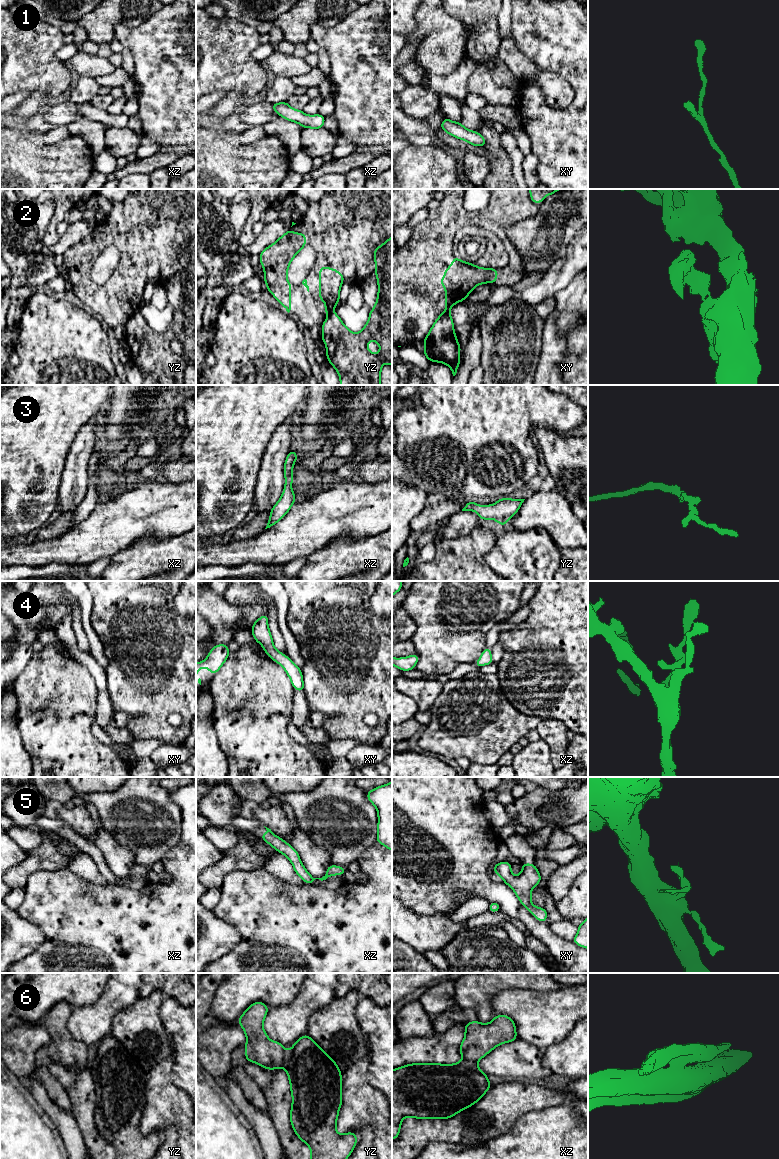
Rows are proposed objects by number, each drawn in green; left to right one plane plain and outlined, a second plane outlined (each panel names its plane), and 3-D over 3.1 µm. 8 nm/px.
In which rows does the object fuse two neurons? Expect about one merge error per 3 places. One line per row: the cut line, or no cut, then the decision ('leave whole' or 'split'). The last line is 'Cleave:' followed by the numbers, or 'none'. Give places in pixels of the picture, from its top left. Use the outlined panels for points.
1: no cut; leave whole
2: cut in xy along (445, 312), (449, 313); split
3: no cut; leave whole
4: no cut; leave whole
5: no cut; leave whole
6: cut in xz along (463, 1058), (476, 1062); split
Cleave: 2, 6

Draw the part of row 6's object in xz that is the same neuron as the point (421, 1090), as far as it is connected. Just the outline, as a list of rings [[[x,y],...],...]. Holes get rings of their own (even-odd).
[[[461,1060],[456,1064],[413,1063],[392,1070],[392,1140],[400,1134],[405,1117],[417,1119],[448,1119],[479,1101],[492,1086],[477,1062]]]

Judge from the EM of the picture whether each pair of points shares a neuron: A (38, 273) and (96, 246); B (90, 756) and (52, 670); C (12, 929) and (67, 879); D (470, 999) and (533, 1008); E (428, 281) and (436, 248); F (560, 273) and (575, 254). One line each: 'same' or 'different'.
A: different
B: same
C: different
D: different
E: same
F: same

